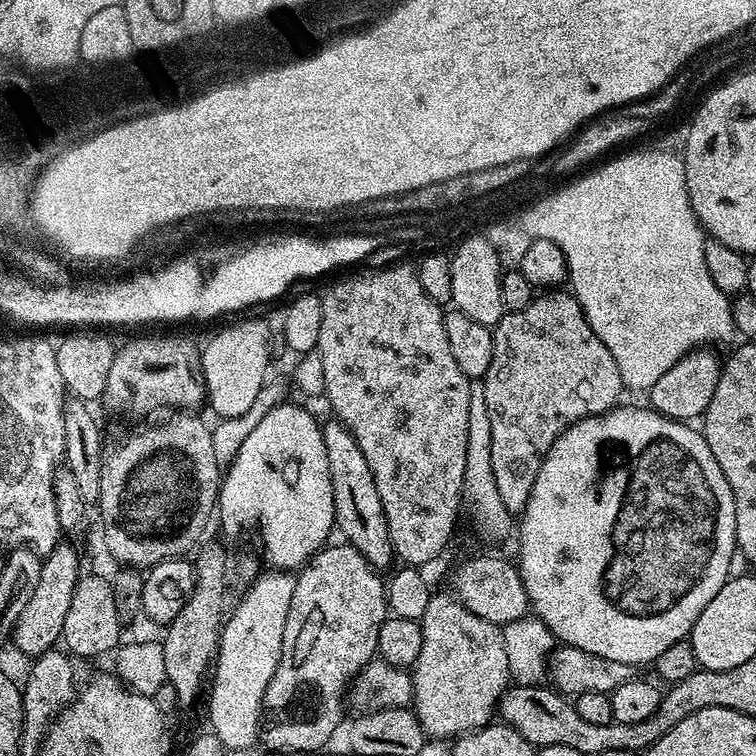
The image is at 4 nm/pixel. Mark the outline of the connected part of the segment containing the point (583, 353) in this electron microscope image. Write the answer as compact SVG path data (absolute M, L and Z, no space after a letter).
M548 290L537 295L526 306L526 310L517 312L505 312L501 320L492 328L494 338L494 358L490 358L490 370L482 377L484 385L484 397L486 398L486 414L490 414L490 466L494 466L494 482L498 485L498 494L502 497L502 502L506 505L506 510L513 514L524 511L526 502L530 498L530 490L534 486L534 478L538 478L538 470L542 470L542 462L547 452L552 449L554 442L559 438L570 425L576 424L579 420L585 420L587 416L601 416L603 412L609 412L611 408L617 407L621 403L620 392L625 391L624 383L618 370L618 362L614 362L614 354L602 346L602 338L594 334L590 322L586 322L586 314L582 306L576 301L571 291Z

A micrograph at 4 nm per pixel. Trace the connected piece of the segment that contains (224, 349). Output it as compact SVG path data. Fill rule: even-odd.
M240 320L224 328L200 353L207 407L217 412L220 420L238 418L247 413L259 391L269 379L269 348L273 329L264 320ZM268 376L268 377L267 377Z

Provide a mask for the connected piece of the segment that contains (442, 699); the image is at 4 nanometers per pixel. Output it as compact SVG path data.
M452 594L430 596L420 629L422 650L411 669L412 699L425 733L459 738L488 727L497 715L500 697L510 687L503 631L478 618Z

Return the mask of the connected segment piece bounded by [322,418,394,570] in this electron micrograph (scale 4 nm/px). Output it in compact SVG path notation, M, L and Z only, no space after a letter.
M335 418L323 421L322 442L326 442L326 454L334 486L335 527L344 531L343 539L357 548L373 568L384 570L384 567L394 560L394 553L386 526L386 514L382 510L382 498L378 498L374 474L370 474L370 466L366 466L366 454L362 454L348 427Z

